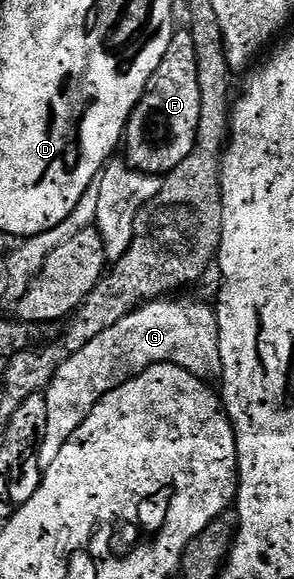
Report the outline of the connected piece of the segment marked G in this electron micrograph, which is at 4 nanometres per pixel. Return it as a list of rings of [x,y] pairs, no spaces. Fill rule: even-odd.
[[[151,301],[142,304],[141,307],[124,316],[112,329],[104,329],[100,337],[92,337],[84,349],[80,349],[52,377],[50,386],[46,388],[46,404],[48,405],[48,417],[46,428],[42,434],[42,444],[38,450],[38,463],[46,468],[56,461],[60,449],[76,433],[76,429],[90,416],[92,409],[103,397],[114,391],[120,385],[124,385],[129,379],[135,379],[140,373],[144,373],[152,365],[157,363],[171,363],[182,367],[188,373],[192,373],[199,380],[210,381],[210,378],[221,376],[222,362],[220,361],[220,345],[218,344],[218,316],[213,306],[205,307],[202,303],[166,303],[170,301]]]

